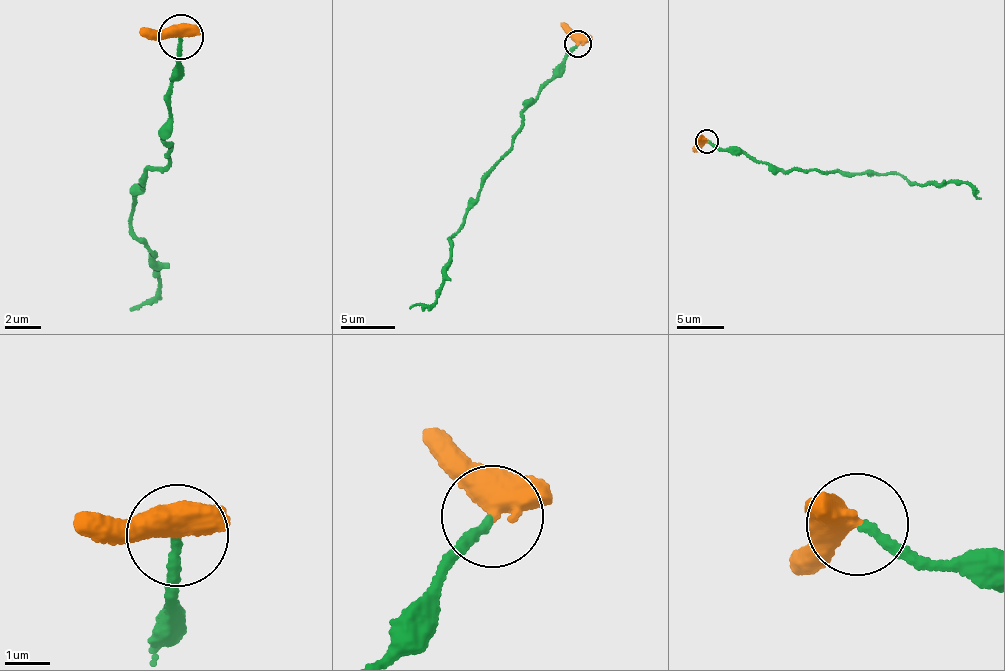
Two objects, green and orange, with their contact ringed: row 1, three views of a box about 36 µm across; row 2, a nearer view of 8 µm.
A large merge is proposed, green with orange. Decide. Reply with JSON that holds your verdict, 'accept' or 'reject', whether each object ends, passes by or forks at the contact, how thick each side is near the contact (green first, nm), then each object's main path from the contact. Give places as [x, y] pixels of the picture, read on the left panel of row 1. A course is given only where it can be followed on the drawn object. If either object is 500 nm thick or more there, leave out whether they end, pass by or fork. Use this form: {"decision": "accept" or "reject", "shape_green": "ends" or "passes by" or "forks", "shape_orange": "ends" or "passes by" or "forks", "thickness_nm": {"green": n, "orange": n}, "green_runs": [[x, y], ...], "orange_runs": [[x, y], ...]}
{"decision": "reject", "shape_green": "ends", "shape_orange": "passes by", "thickness_nm": {"green": 200, "orange": 440}, "green_runs": [[180, 36], [167, 143], [174, 147], [162, 169], [146, 171], [131, 221], [152, 255], [158, 278], [131, 309]], "orange_runs": [[180, 36], [175, 32], [139, 36]]}

